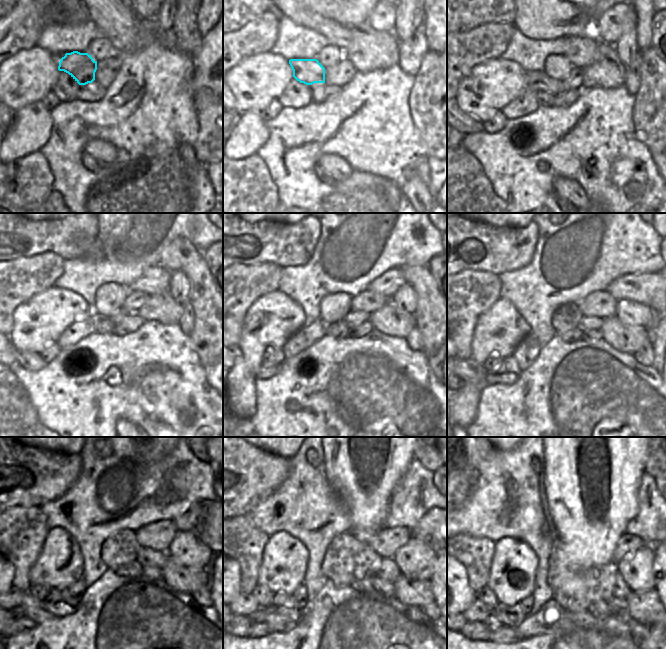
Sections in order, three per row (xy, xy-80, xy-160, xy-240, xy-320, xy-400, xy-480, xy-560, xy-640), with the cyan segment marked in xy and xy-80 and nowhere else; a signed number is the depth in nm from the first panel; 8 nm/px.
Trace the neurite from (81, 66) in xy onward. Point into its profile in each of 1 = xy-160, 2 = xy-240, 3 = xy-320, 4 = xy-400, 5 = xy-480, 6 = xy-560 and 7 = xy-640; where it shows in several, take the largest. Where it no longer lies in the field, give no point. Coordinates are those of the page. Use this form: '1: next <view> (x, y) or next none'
1: next xy-160 (537, 80)
2: next xy-240 (118, 317)
3: next xy-320 (354, 318)
4: next xy-400 (586, 323)
5: next xy-480 (147, 557)
6: next xy-560 (389, 570)
7: next xy-640 (619, 588)

